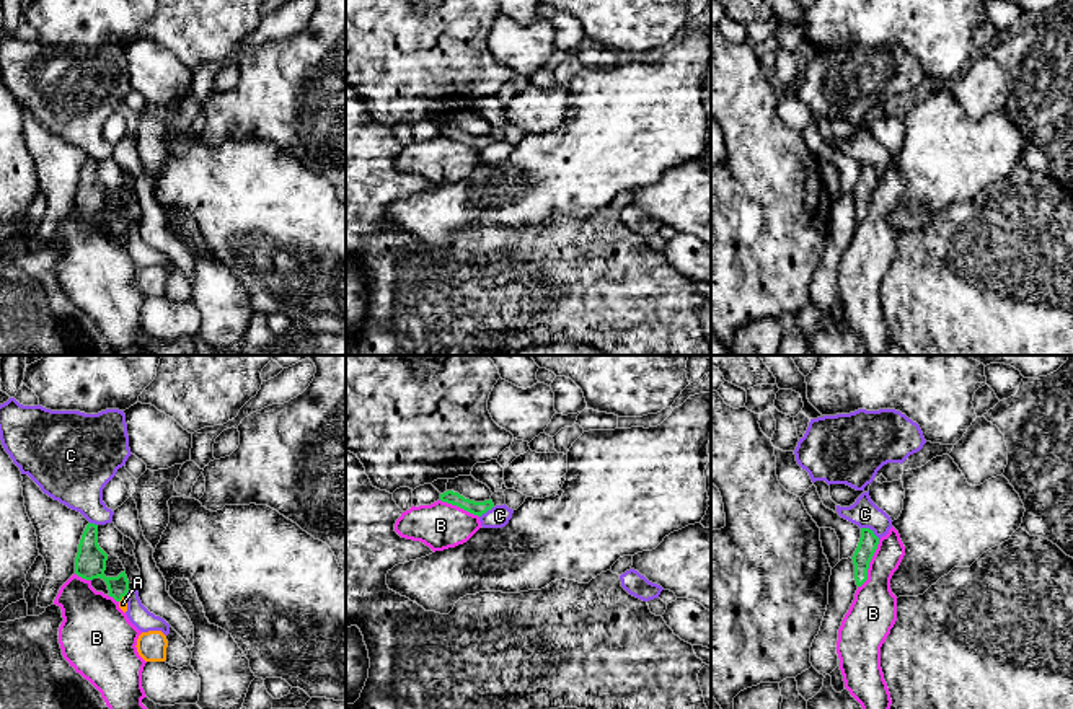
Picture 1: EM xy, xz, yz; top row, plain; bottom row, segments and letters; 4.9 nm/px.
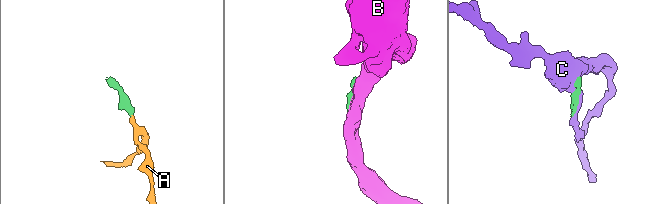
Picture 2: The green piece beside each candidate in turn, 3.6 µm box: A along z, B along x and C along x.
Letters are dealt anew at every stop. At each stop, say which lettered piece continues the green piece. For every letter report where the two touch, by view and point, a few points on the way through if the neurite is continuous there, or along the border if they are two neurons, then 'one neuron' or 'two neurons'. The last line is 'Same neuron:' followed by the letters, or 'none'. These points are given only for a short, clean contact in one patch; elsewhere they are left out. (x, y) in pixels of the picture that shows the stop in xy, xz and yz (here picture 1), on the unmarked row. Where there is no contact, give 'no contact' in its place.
A: contact xy (121, 233); way xy (90, 198), (121, 233), (123, 238); one neuron
B: contact yz (868, 199); two neurons
C: contact yz (871, 165); two neurons
Same neuron: A

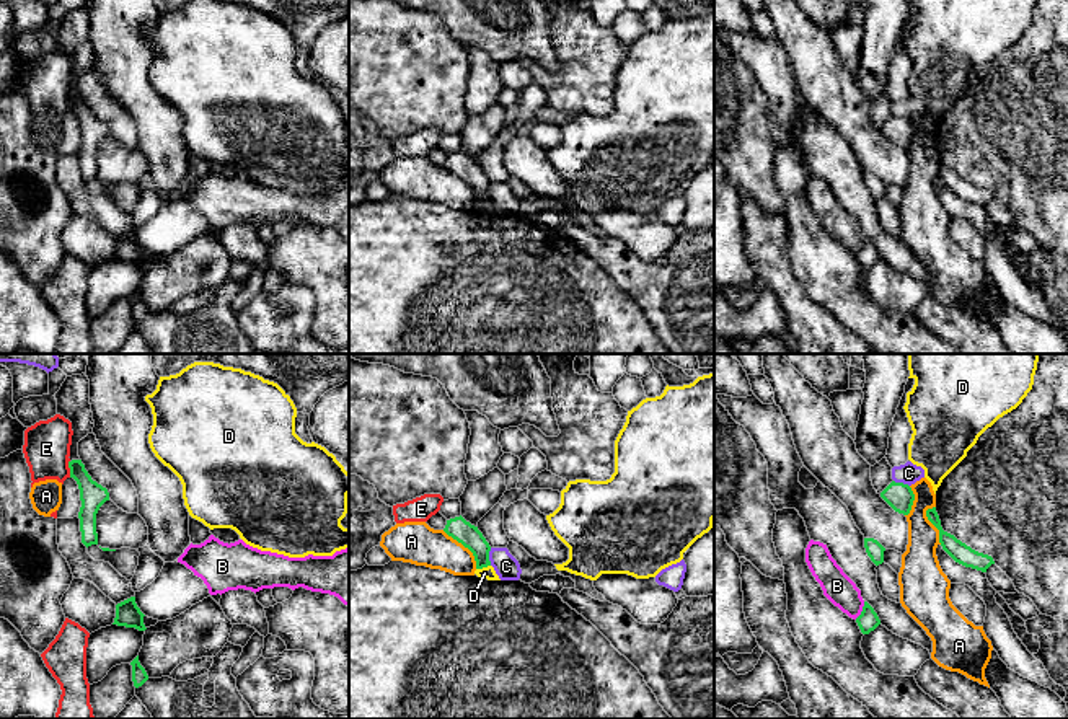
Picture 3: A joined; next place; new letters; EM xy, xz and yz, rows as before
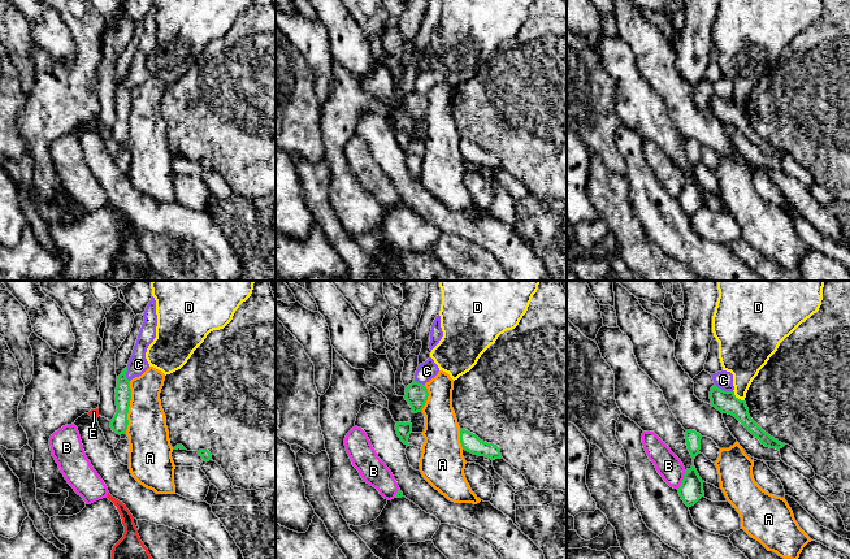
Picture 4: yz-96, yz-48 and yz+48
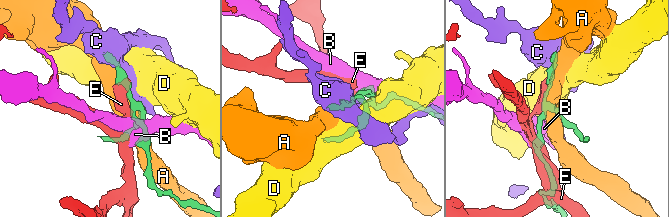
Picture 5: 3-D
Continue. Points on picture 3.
A: contact xz (465, 181); two neurons
B: contact yz (863, 245); border yz (864, 237), (855, 253); two neurons
C: contact xz (488, 191); two neurons
D: contact xz (483, 201); two neurons
E: contact xy (69, 101); border xy (69, 95), (70, 111); two neurons
Same neuron: none

